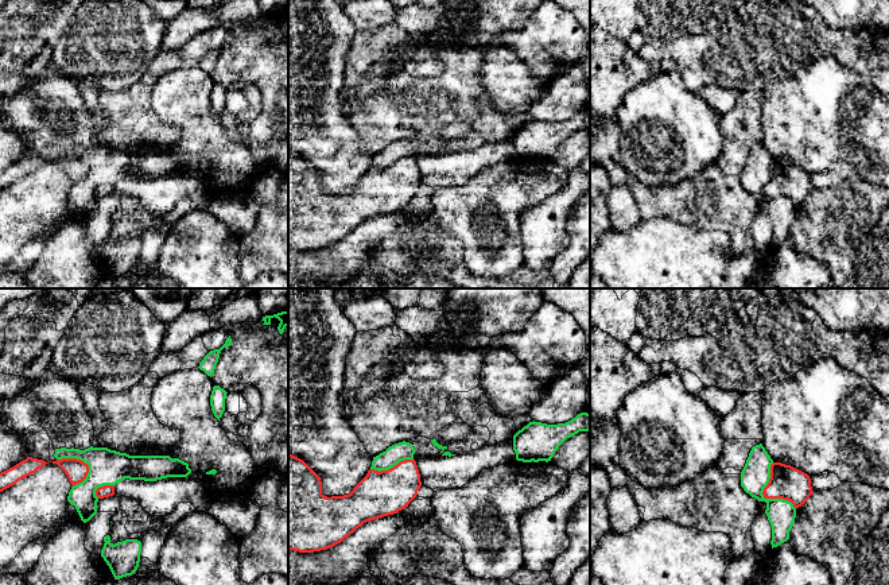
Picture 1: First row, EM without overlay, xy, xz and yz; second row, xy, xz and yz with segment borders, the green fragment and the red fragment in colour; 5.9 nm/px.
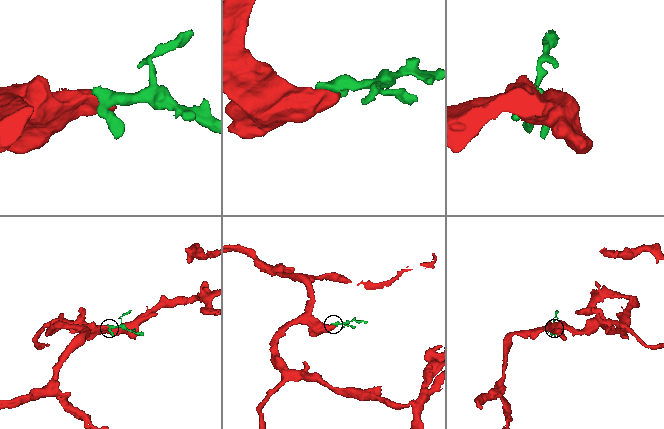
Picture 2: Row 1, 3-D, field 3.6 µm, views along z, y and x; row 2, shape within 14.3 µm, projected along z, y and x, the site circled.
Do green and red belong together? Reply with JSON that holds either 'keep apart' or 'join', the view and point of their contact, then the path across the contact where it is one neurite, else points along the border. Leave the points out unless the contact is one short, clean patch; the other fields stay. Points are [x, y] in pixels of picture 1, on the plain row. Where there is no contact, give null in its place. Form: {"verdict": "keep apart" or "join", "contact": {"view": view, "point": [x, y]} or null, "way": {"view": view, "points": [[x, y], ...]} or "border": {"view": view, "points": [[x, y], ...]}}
{"verdict": "keep apart", "contact": {"view": "yz", "point": [763, 194]}, "border": {"view": "yz", "points": [[772, 161], [763, 193], [787, 197], [795, 206]]}}

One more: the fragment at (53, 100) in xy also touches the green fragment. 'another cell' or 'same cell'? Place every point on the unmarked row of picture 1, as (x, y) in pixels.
same cell

